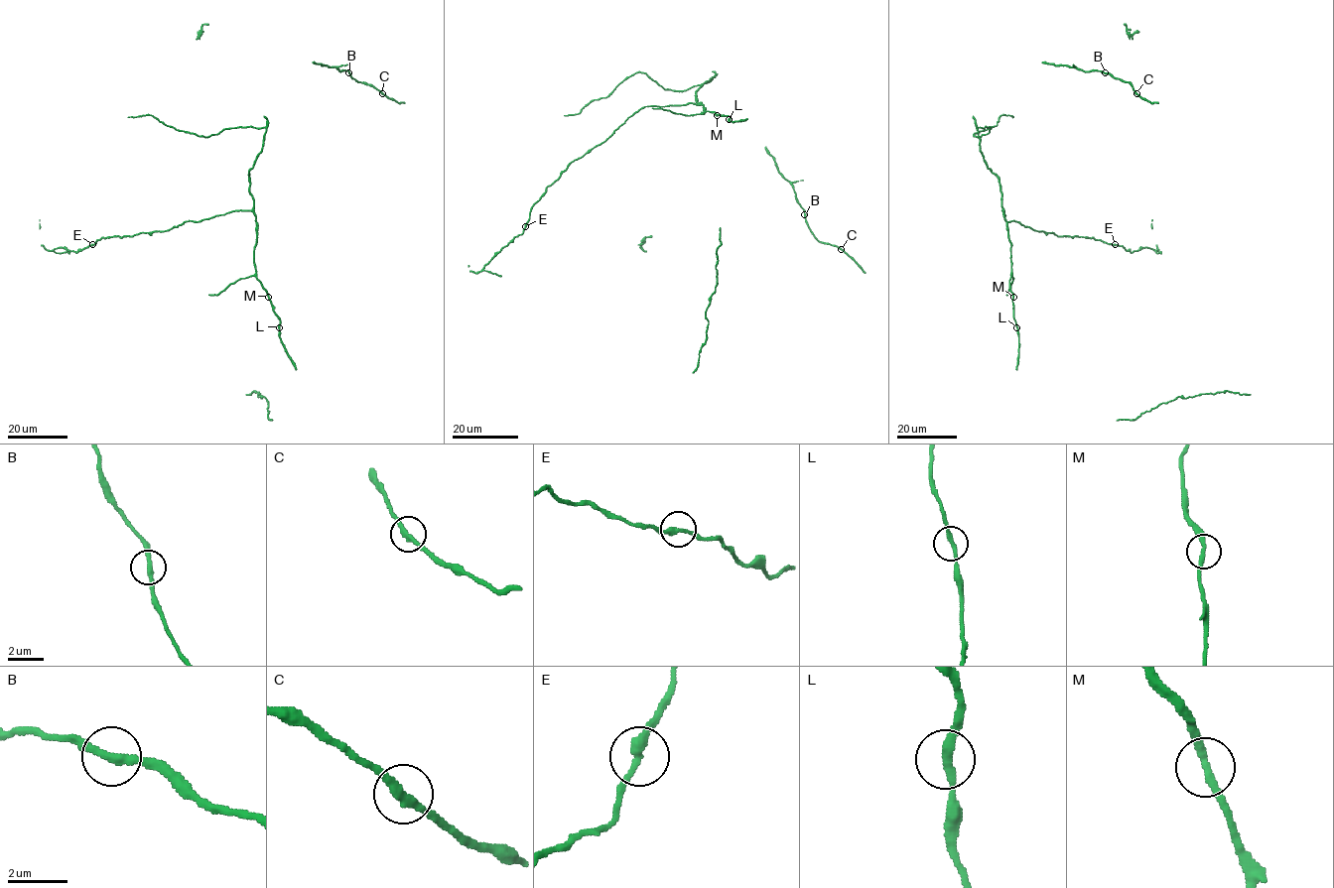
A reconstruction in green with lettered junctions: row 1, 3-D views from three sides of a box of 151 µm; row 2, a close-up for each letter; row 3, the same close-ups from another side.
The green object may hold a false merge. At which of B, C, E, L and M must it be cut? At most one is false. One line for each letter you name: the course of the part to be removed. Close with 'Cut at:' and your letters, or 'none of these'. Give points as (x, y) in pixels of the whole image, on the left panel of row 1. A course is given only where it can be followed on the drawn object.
Cut at: none of these

